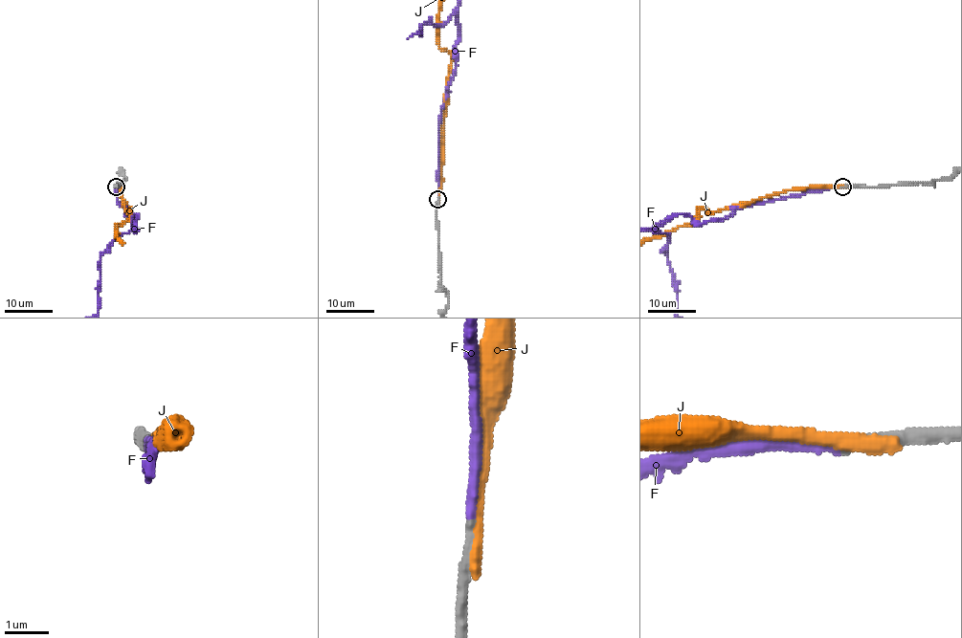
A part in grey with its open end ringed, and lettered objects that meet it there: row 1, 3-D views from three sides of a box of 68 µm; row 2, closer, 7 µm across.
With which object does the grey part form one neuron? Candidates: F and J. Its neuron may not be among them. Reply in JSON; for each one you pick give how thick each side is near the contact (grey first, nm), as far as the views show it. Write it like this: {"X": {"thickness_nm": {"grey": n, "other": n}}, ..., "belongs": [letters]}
{"F": {"thickness_nm": {"grey": 240, "other": 240}}, "belongs": ["F"]}

